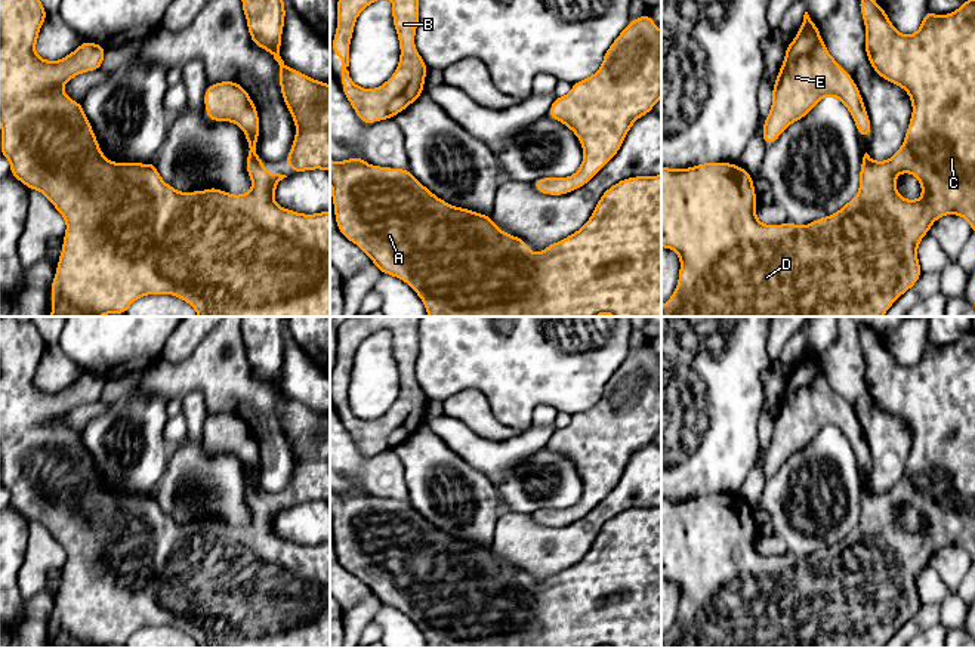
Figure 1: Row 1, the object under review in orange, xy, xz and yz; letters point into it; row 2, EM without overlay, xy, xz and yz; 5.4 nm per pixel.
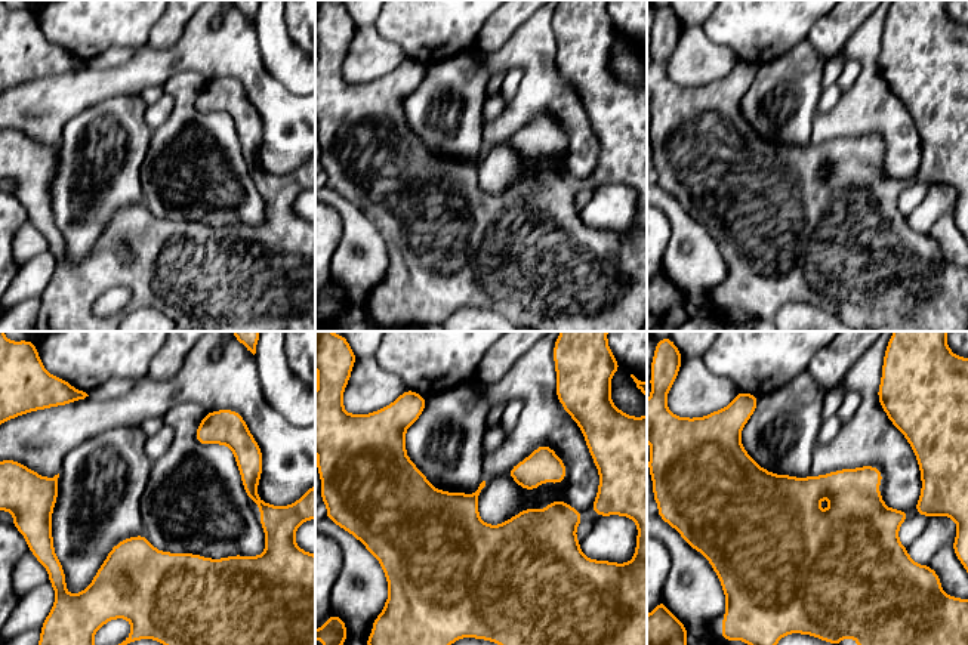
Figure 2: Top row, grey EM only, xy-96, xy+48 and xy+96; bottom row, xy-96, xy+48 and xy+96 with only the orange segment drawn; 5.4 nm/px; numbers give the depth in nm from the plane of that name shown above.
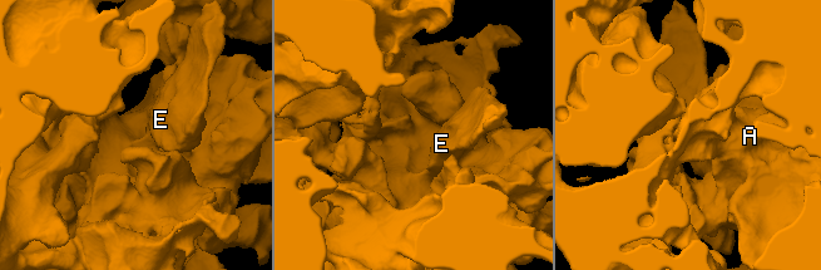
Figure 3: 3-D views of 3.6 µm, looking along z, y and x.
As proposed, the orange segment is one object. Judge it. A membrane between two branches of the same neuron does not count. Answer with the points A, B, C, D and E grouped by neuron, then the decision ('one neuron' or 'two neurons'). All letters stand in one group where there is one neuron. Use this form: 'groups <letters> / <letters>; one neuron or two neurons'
groups A B C D E; one neuron

